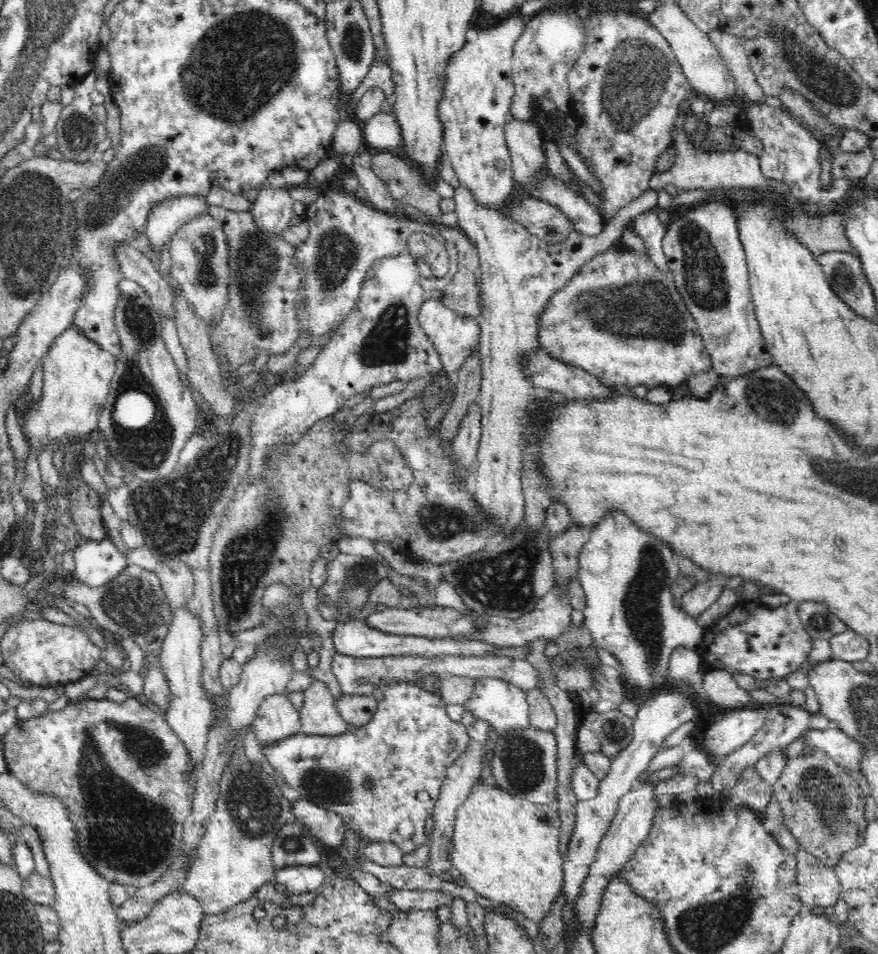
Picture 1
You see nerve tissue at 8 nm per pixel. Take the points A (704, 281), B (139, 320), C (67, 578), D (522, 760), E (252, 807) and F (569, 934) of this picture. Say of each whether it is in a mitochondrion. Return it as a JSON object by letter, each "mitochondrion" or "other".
{"A":"mitochondrion","B":"mitochondrion","C":"other","D":"mitochondrion","E":"mitochondrion","F":"other"}

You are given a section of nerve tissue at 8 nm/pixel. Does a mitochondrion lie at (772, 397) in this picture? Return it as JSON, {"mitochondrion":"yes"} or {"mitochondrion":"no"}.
{"mitochondrion":"yes"}

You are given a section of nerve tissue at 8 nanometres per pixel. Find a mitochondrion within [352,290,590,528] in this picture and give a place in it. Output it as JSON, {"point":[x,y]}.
{"point":[388,344]}

